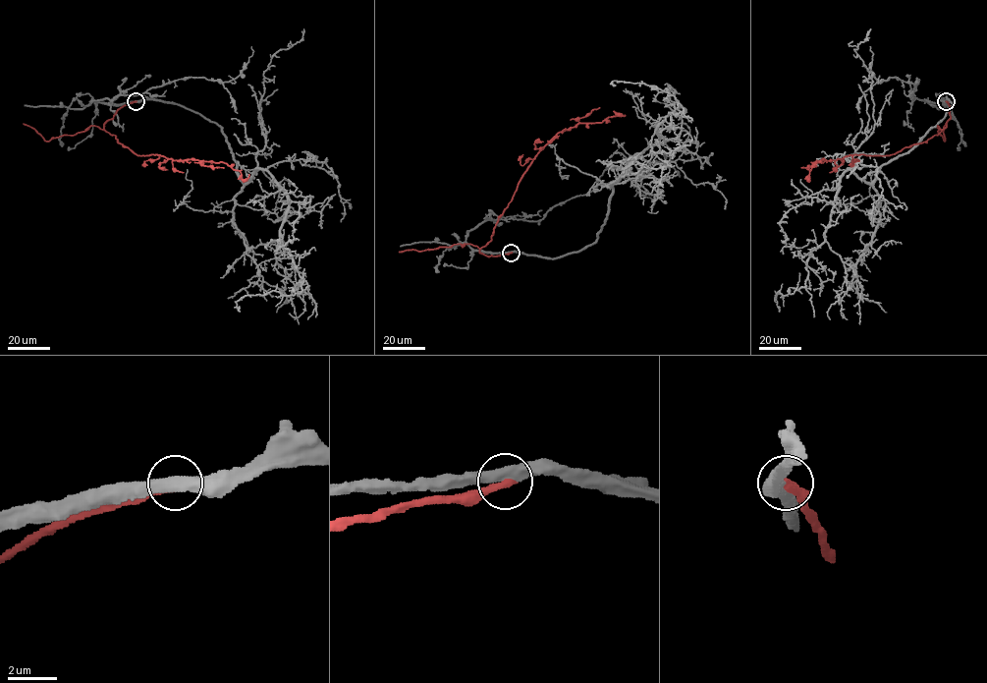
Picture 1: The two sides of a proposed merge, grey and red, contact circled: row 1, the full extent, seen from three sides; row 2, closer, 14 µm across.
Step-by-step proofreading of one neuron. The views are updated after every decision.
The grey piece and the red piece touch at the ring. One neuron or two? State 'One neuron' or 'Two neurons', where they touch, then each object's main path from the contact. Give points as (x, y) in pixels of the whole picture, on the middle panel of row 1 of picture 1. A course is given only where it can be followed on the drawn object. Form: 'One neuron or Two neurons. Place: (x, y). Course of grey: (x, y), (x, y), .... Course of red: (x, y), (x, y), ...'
Two neurons. Place: (511, 253). Course of grey: (511, 252), (556, 257), (591, 245), (626, 165), (662, 142), (656, 128), (684, 111), (653, 85), (616, 85). Course of red: (511, 252), (488, 256), (479, 250), (491, 240), (498, 217), (535, 155), (558, 133), (578, 123), (625, 115)

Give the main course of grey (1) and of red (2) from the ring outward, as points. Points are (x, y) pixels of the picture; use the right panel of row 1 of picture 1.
1: (946, 101), (945, 116), (871, 182), (850, 169), (841, 179), (805, 286), (779, 290), (779, 312)
2: (946, 101), (951, 118), (947, 126), (924, 142), (893, 154), (817, 160), (808, 180), (809, 174)

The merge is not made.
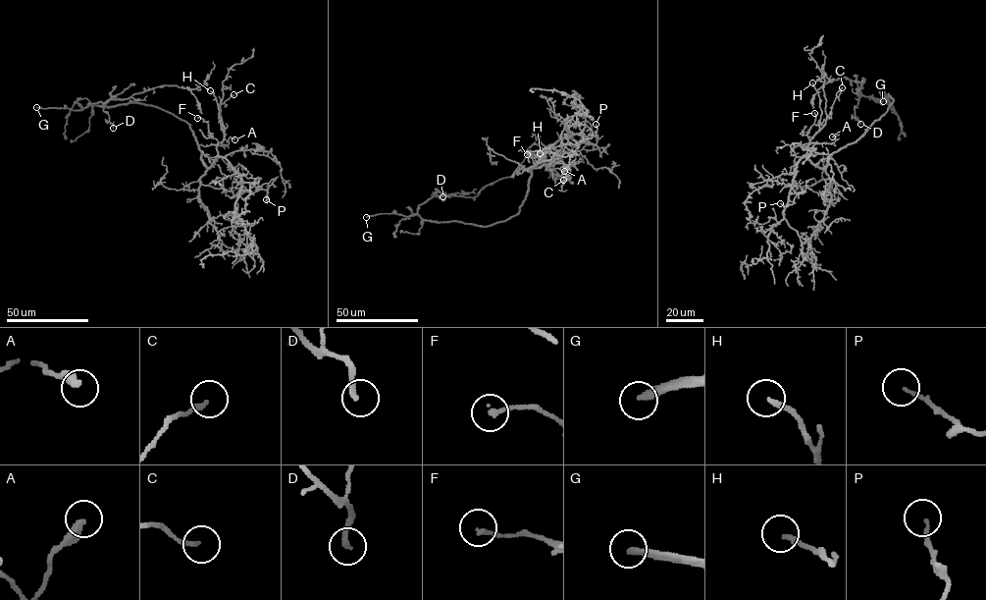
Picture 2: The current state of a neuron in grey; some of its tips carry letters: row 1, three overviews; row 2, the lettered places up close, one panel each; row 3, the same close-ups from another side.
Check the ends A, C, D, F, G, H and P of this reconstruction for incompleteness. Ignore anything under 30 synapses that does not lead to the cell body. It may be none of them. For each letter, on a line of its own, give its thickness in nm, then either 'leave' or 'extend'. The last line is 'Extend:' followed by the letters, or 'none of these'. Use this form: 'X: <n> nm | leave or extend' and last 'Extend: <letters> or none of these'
A: 360 nm | leave
C: 150 nm | leave
D: 200 nm | leave
F: 180 nm | leave
G: 280 nm | extend
H: 200 nm | leave
P: 120 nm | leave
Extend: G

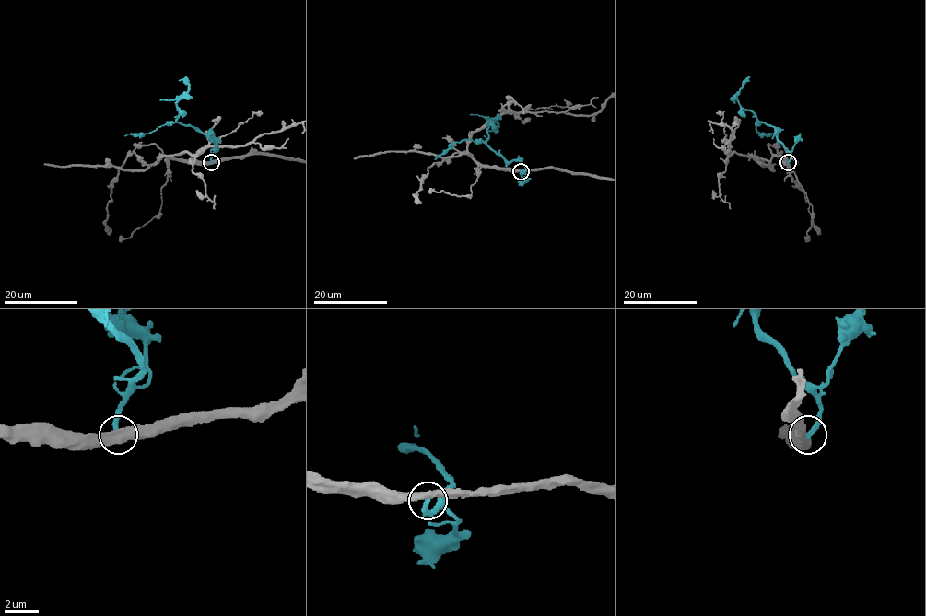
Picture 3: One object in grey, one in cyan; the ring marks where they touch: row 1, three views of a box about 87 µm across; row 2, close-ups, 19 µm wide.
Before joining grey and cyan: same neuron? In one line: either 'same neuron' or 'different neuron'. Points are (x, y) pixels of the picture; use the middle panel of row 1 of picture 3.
different neuron

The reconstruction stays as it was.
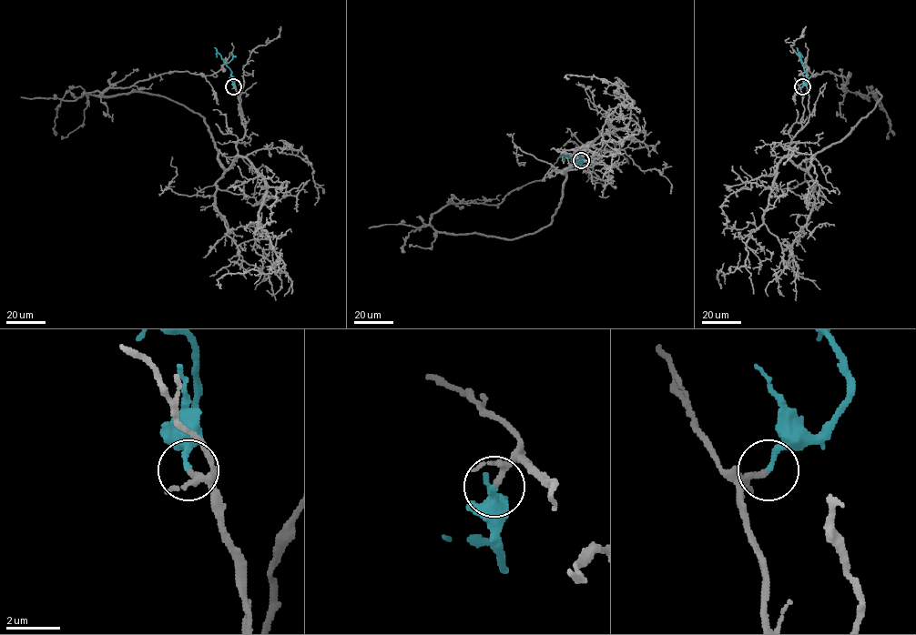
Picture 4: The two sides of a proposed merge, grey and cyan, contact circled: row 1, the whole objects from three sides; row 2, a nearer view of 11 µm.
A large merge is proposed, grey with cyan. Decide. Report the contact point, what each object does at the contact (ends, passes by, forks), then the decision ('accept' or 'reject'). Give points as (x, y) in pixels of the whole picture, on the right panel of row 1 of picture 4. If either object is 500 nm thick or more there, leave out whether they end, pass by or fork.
place (802, 86); grey passes by; cyan ends; accept

